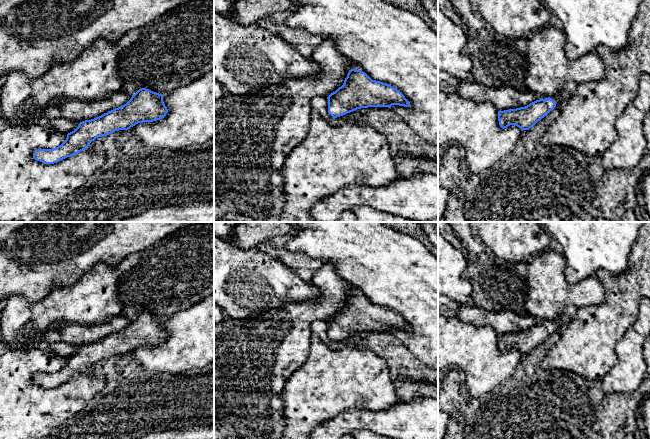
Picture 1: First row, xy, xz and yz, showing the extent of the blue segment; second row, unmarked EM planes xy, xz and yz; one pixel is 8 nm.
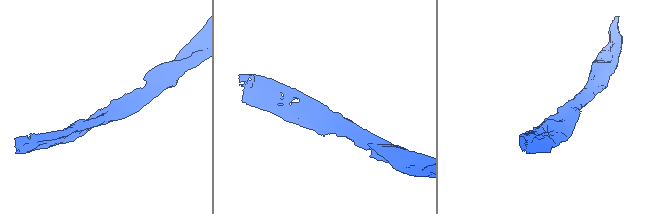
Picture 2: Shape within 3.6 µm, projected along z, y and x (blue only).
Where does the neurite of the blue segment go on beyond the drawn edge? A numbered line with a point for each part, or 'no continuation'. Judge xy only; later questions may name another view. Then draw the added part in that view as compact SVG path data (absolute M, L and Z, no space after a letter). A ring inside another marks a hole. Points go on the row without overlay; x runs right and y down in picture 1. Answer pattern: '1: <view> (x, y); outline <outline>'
no continuation

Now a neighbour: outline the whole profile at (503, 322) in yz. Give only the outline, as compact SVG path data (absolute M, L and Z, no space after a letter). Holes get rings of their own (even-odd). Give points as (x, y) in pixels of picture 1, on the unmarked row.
M472 301L460 304L456 316L475 327L492 327L498 335L525 331L543 322L539 318L513 311L491 312L476 306Z

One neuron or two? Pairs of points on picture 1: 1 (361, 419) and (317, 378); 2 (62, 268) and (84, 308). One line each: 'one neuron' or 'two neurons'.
1: two neurons
2: two neurons

